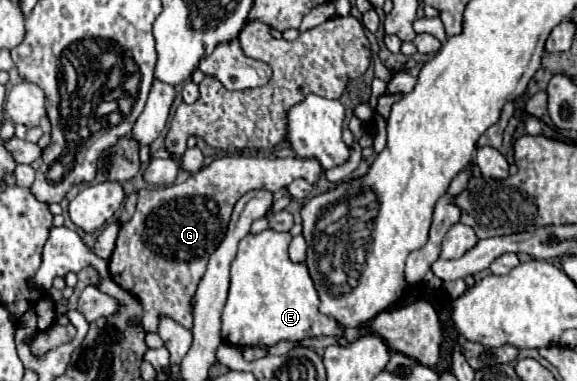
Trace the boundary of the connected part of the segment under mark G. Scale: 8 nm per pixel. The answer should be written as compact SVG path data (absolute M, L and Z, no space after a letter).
M226 156L204 166L182 184L138 192L134 216L120 226L116 248L108 268L112 280L128 290L142 304L142 320L130 320L130 326L142 326L144 332L158 332L160 318L168 316L186 330L192 328L190 298L206 272L210 254L218 248L230 222L230 214L240 196L248 190L286 188L292 180L304 178L314 184L322 168L316 160L302 158L254 158Z

